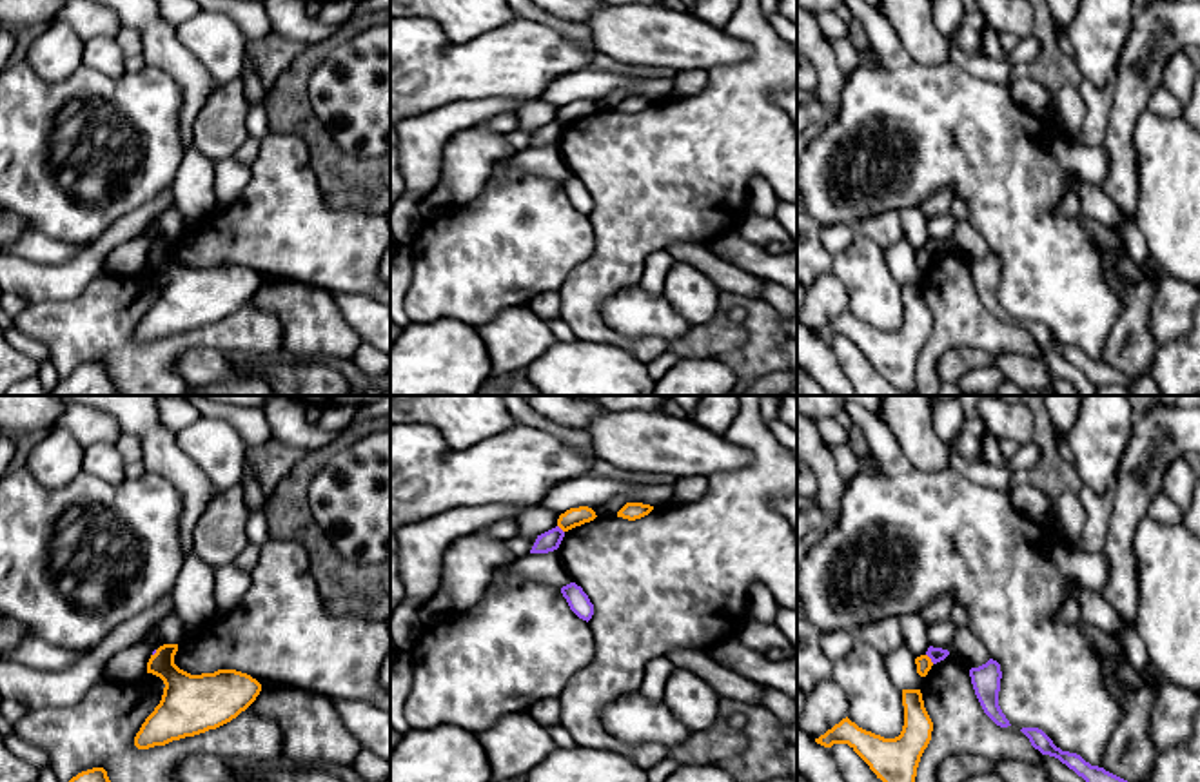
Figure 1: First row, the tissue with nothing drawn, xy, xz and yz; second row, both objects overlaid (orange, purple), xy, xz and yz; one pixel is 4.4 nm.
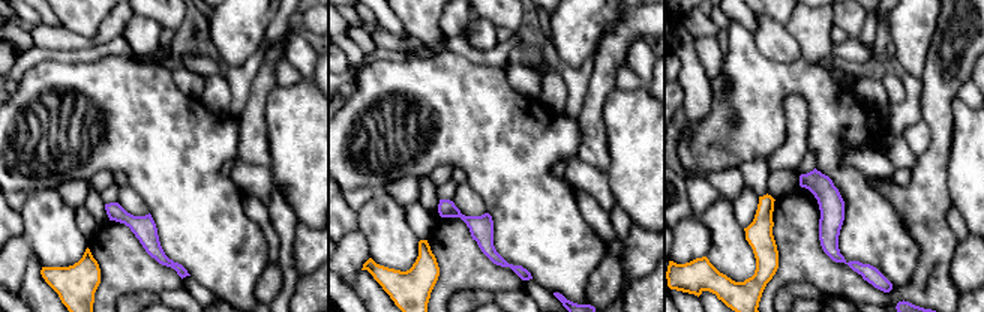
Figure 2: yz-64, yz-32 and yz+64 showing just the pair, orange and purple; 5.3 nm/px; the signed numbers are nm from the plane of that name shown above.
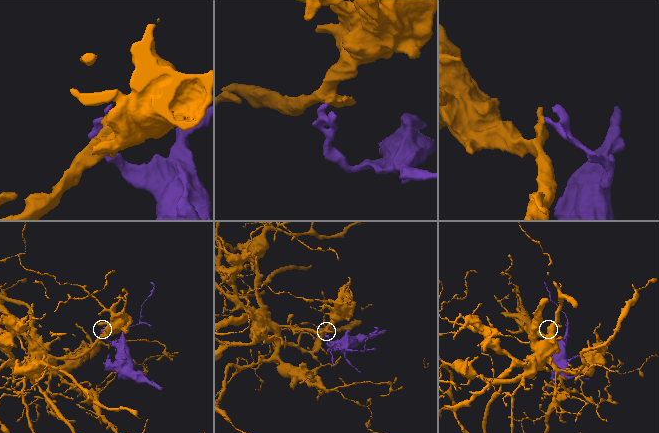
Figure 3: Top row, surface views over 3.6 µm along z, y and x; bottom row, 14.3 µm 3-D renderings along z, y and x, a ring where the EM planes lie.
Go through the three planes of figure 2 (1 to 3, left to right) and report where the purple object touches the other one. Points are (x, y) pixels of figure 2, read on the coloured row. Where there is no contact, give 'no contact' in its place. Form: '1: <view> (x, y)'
1: no contact
2: no contact
3: no contact

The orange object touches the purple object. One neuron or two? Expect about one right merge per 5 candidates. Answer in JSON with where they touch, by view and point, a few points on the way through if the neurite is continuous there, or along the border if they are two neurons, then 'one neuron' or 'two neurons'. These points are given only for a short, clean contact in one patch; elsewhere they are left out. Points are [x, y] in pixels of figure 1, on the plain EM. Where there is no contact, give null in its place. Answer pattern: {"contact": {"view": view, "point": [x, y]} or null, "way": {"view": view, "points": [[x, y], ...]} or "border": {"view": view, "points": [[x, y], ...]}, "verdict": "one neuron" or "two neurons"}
{"contact": {"view": "yz", "point": [930, 253]}, "border": {"view": "yz", "points": [[926, 247], [934, 256]]}, "verdict": "two neurons"}

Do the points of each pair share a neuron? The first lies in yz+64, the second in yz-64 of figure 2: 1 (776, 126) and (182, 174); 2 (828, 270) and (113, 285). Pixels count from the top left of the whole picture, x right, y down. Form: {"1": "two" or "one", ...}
{"1": "one", "2": "one"}

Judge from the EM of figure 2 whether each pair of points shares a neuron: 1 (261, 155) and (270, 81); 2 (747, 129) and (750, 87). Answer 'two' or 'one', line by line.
1: one
2: one

